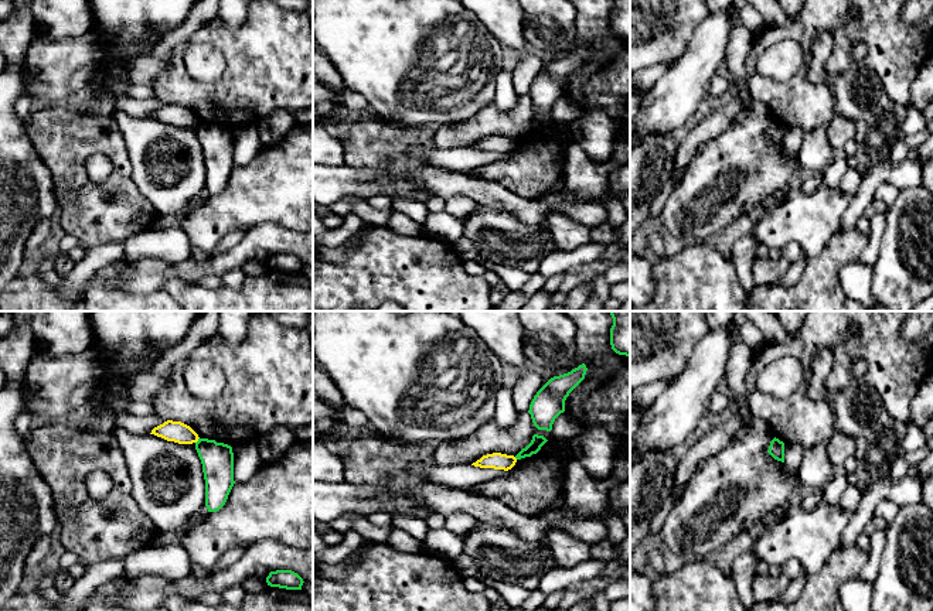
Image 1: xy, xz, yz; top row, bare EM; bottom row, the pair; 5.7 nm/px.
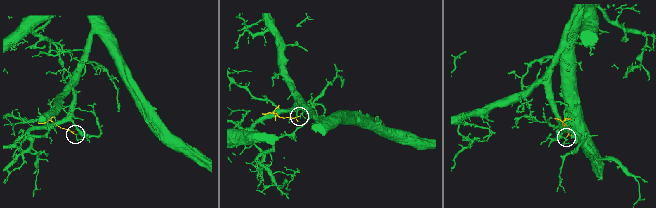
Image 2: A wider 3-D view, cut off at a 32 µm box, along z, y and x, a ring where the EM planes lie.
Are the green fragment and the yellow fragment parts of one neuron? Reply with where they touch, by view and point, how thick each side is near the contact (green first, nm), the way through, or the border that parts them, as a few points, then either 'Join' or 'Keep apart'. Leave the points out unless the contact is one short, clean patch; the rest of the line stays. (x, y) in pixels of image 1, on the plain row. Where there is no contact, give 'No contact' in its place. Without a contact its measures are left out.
Touches green at xy (198, 123). Thickness 190 nm (green) against 120 nm. Boundary: xy (198, 120), (196, 126). Keep apart

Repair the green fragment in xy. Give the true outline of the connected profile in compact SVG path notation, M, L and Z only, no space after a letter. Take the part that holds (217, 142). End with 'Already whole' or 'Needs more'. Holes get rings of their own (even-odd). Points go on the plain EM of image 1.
M198 122L195 133L205 163L205 190L208 195L217 195L225 188L235 167L232 130L215 123Z. Already whole

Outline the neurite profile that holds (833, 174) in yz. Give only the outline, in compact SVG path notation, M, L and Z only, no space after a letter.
M838 154L834 161L820 173L823 177L823 187L838 188L847 170L847 158L842 154Z

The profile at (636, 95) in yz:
M630 88L630 127L639 113L640 103L646 91Z

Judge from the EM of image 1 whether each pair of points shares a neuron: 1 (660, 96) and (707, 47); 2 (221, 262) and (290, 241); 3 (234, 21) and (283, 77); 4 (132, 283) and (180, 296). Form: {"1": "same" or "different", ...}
{"1": "same", "2": "same", "3": "different", "4": "different"}

